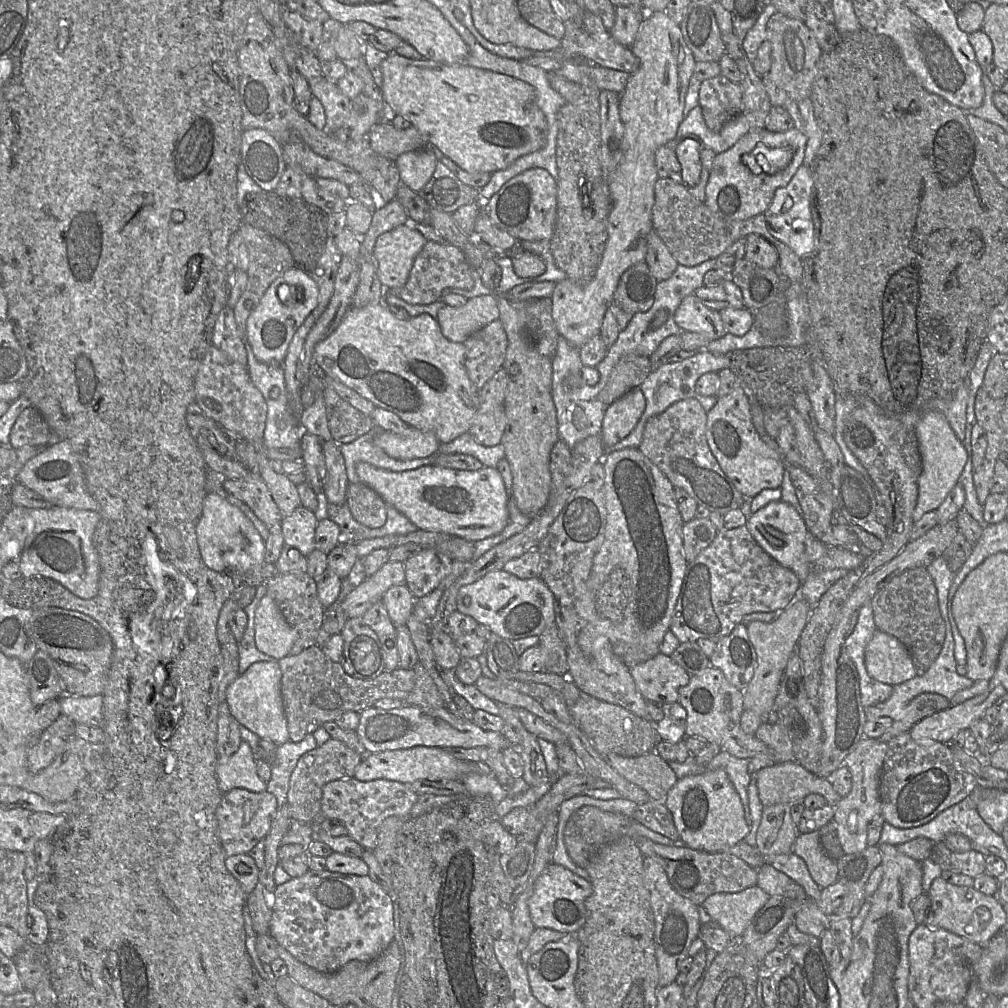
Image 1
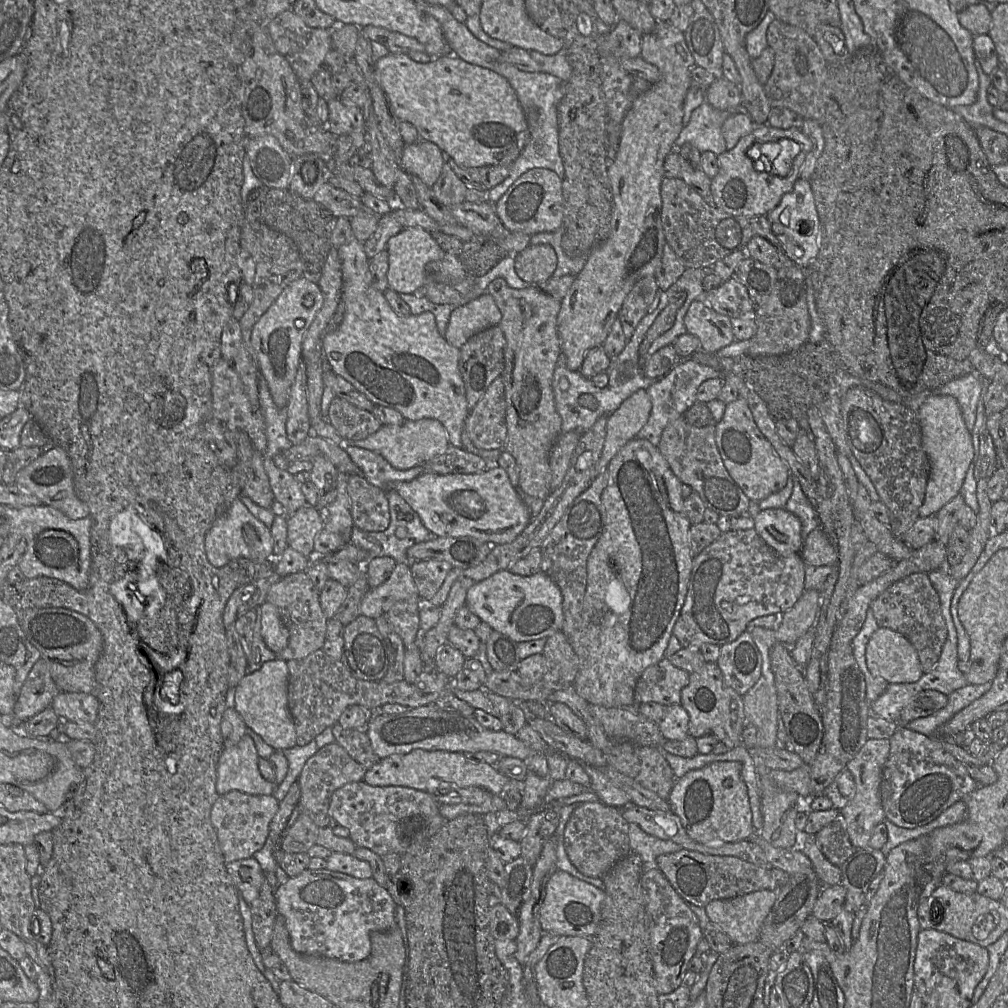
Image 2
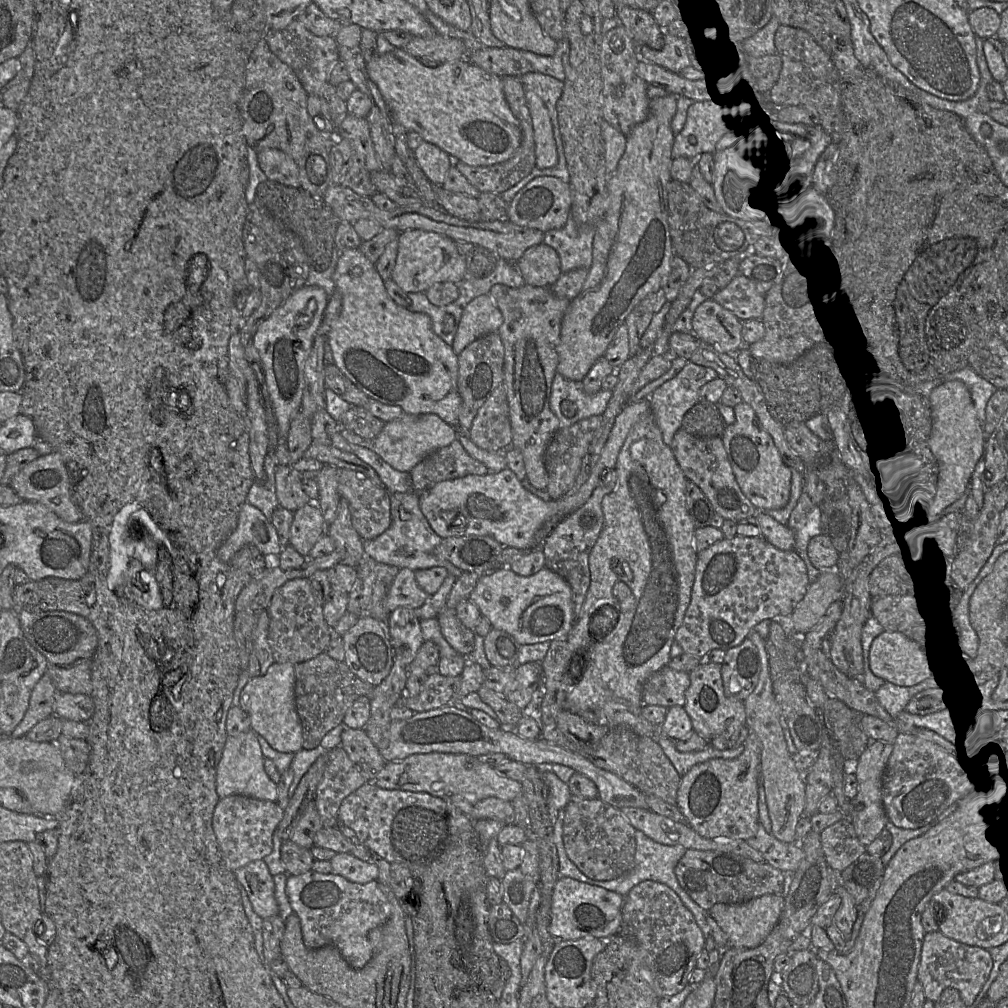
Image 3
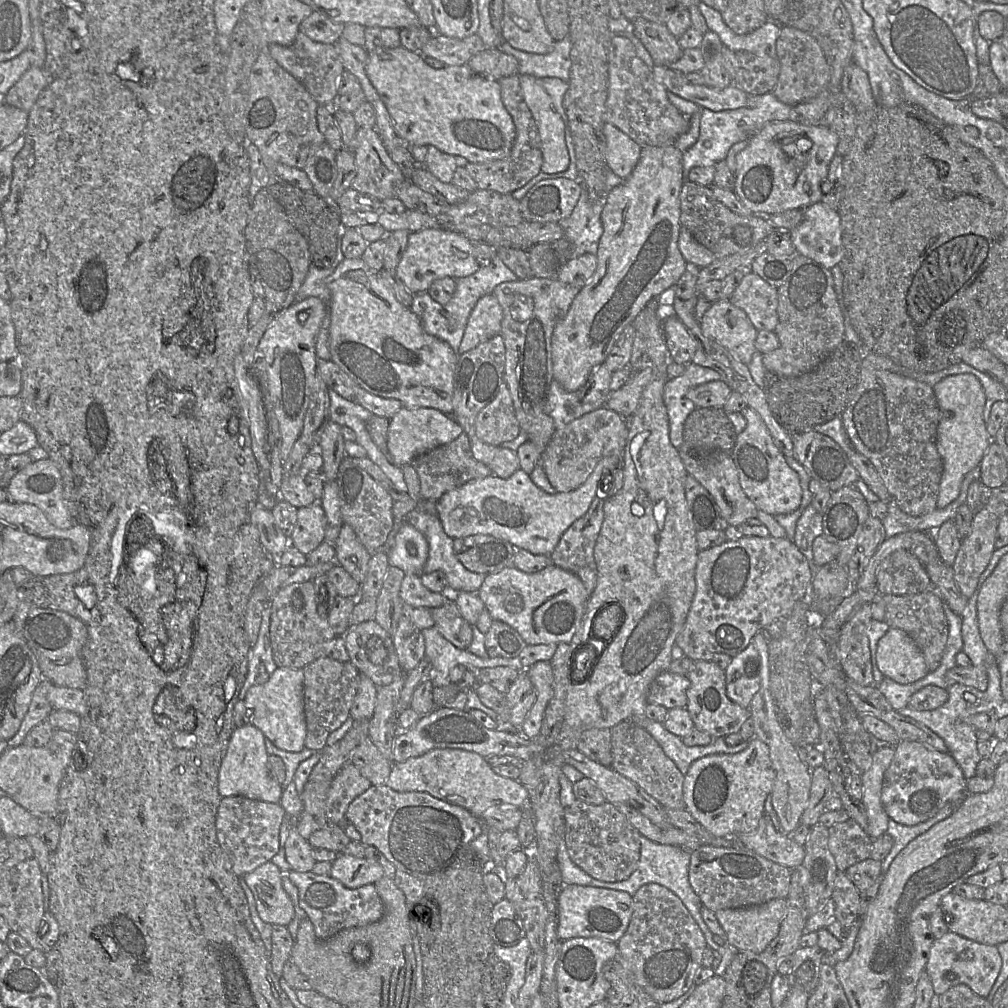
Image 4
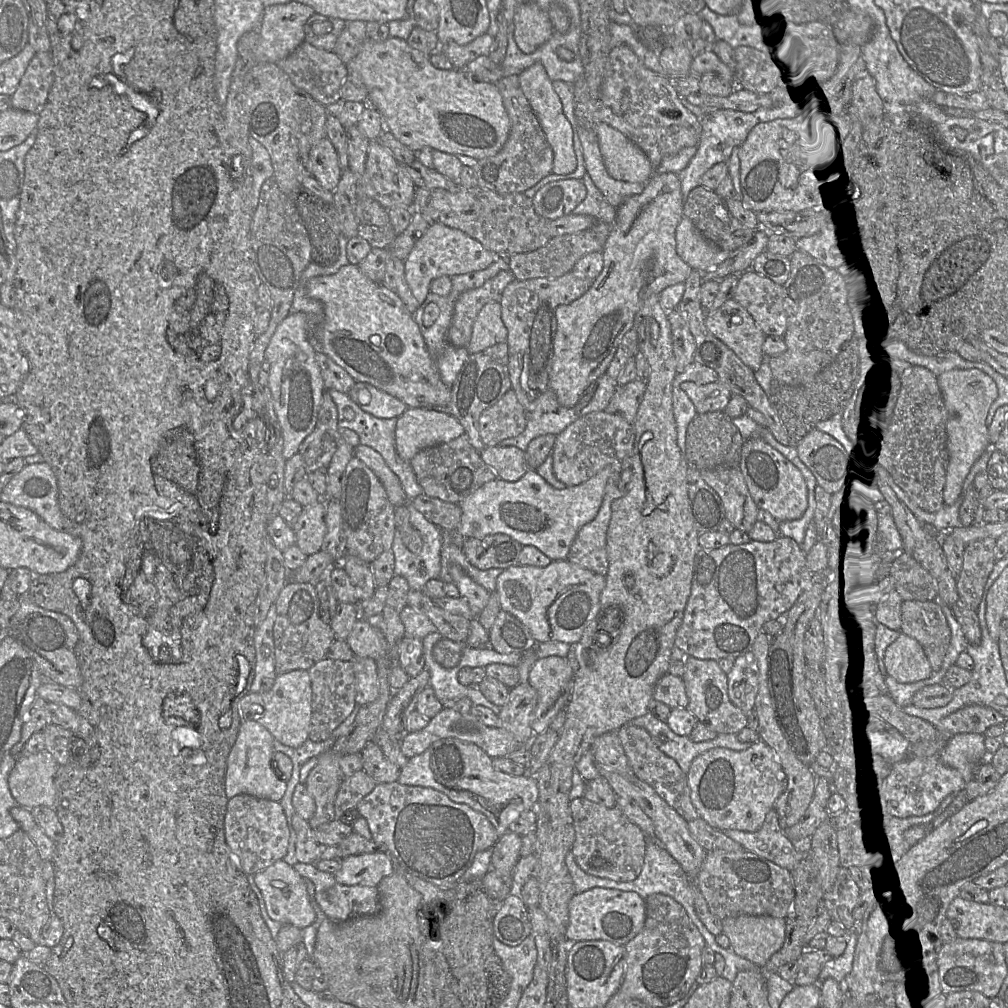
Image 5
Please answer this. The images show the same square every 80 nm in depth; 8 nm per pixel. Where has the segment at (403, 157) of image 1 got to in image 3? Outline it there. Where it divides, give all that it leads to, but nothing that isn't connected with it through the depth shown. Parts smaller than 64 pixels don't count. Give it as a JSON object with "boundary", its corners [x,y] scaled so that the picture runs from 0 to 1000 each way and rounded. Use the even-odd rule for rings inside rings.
{"boundary":[[[419,140],[410,152],[425,179],[431,184],[438,184],[447,166],[445,153],[423,140]]]}

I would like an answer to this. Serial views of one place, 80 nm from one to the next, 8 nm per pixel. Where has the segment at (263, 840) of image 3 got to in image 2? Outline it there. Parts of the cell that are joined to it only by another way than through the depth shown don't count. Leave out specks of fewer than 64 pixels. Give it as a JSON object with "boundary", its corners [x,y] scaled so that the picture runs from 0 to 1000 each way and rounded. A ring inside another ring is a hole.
{"boundary":[[[229,785],[217,790],[209,805],[209,815],[224,857],[252,850],[260,842],[268,827],[268,818],[278,801],[271,789],[254,790],[239,785]]]}

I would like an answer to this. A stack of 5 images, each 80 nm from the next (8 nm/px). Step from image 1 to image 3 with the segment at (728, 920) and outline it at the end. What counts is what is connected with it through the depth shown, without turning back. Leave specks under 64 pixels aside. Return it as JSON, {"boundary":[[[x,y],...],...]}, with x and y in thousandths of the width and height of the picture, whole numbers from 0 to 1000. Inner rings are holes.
{"boundary":[[[761,887],[733,897],[711,896],[702,903],[723,933],[723,938],[749,940],[753,938],[771,918],[778,898],[778,889]]]}

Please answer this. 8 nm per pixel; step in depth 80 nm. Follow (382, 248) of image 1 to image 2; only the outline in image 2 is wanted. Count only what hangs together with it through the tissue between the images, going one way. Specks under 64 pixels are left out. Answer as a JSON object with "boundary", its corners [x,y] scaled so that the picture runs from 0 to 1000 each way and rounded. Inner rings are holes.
{"boundary":[[[401,225],[389,234],[383,243],[386,265],[384,269],[385,285],[394,291],[411,291],[426,281],[423,269],[425,261],[438,258],[441,249],[433,240],[428,231],[418,225]]]}

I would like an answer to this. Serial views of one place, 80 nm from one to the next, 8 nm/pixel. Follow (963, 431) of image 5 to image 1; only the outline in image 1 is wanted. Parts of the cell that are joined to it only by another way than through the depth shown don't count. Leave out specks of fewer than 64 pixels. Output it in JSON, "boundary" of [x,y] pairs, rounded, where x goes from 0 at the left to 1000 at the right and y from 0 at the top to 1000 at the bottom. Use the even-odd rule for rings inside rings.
{"boundary":[[[934,409],[918,410],[909,422],[909,432],[915,456],[915,468],[911,475],[911,494],[905,511],[907,518],[914,515],[918,509],[931,505],[941,488],[952,477],[960,455],[955,439],[949,435]]]}

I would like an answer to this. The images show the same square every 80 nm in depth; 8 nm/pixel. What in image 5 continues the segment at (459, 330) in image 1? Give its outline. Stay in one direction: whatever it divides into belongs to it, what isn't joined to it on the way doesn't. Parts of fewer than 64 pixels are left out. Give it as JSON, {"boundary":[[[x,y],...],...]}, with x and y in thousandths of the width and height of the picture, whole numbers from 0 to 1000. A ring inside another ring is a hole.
{"boundary":[[[485,300],[474,311],[466,339],[462,343],[465,351],[471,351],[494,340],[502,340],[504,328],[498,318],[495,300]]]}

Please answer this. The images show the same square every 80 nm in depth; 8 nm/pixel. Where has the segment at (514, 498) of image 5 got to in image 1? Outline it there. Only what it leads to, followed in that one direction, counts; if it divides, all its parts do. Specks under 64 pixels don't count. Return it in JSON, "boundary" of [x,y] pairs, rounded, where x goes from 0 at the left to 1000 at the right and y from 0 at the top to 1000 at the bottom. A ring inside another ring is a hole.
{"boundary":[[[629,385],[606,400],[597,420],[597,436],[605,444],[622,434],[635,418],[641,405],[641,396],[635,385]],[[356,458],[352,470],[357,478],[369,484],[384,501],[390,502],[416,525],[472,538],[496,529],[504,519],[504,491],[493,464],[479,462],[475,466],[462,467],[429,460],[390,468]]]}

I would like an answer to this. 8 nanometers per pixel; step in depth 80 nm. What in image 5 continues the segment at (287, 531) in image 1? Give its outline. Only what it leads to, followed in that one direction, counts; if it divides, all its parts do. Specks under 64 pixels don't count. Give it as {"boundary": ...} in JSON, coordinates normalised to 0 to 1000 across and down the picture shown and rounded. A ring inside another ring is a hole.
{"boundary":[[[319,495],[301,504],[296,516],[291,522],[294,531],[294,541],[305,552],[319,545],[324,528],[322,518],[323,498]]]}

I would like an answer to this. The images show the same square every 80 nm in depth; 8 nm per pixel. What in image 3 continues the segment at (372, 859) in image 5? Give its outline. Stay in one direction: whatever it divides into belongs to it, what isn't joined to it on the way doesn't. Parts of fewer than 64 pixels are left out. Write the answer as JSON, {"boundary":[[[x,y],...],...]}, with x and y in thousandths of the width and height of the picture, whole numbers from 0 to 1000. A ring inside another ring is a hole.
{"boundary":[[[334,846],[328,853],[329,866],[352,876],[374,874],[375,861],[372,857],[359,854],[346,846]]]}

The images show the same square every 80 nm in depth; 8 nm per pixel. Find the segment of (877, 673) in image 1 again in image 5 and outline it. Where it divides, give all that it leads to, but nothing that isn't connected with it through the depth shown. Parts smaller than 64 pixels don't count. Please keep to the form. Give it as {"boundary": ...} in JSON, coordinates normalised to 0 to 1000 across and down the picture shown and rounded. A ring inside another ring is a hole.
{"boundary":[[[893,628],[873,650],[876,668],[891,678],[906,678],[925,669],[922,657],[912,638]]]}

